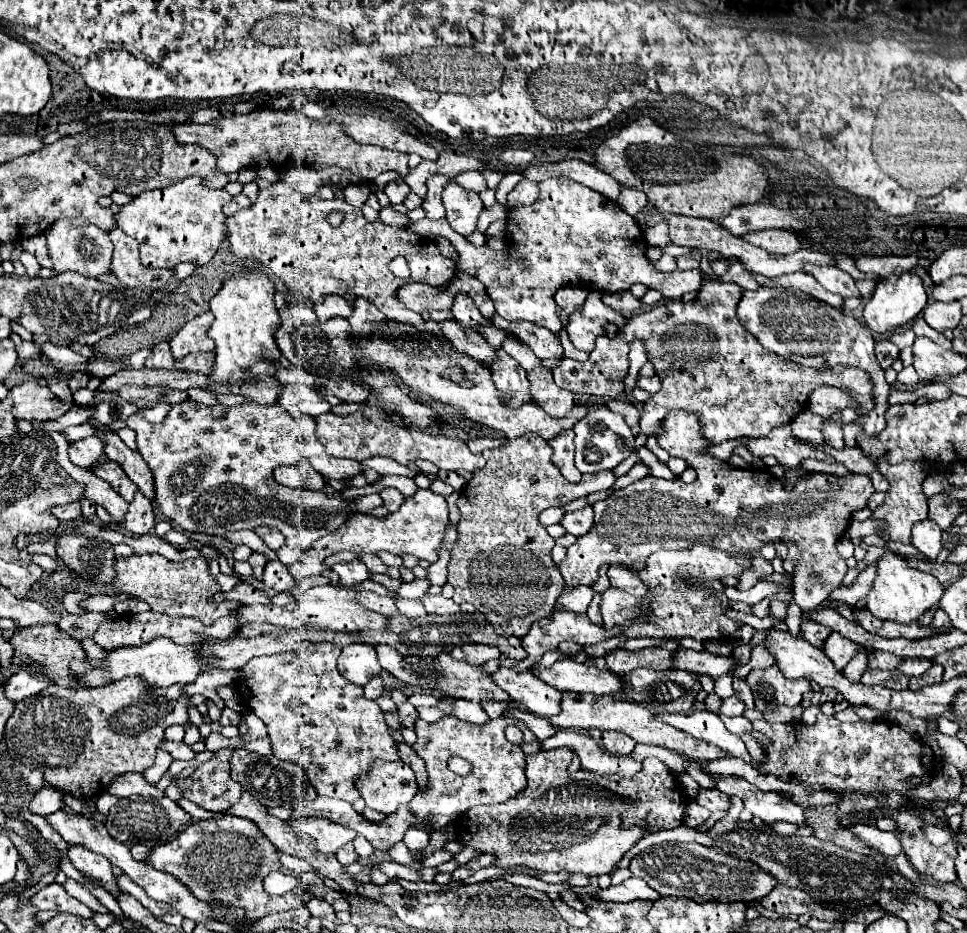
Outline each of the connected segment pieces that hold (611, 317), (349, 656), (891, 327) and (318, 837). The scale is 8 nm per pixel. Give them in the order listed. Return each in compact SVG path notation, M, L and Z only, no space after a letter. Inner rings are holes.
M589 291L585 303L569 315L569 321L565 325L571 343L577 349L587 351L587 353L591 353L595 349L595 339L599 335L603 335L603 325L607 321L615 323L619 327L623 327L627 323L627 317L623 317L621 313L615 313L611 307L607 307L601 301L601 295L603 293L599 293L599 291Z
M353 643L342 649L337 660L338 670L351 683L365 685L369 679L381 673L381 665L377 661L377 653L373 645Z
M915 271L893 273L891 277L885 277L877 283L875 293L871 295L869 303L865 305L863 321L877 333L889 333L889 331L895 331L897 327L905 325L907 321L915 319L923 311L925 303L927 303L927 293L923 287L923 279Z
M298 817L291 821L291 825L295 827L295 831L313 835L317 850L325 855L336 853L345 843L357 837L357 833L350 827L321 817Z

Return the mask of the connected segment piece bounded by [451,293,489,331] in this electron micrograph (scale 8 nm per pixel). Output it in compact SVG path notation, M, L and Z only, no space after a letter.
M459 293L459 295L457 295L457 299L455 299L453 307L451 307L451 313L453 313L453 317L461 323L461 327L463 327L465 331L477 331L477 325L479 325L479 323L483 323L483 325L489 323L489 321L477 311L475 303L471 301L471 297L465 293Z

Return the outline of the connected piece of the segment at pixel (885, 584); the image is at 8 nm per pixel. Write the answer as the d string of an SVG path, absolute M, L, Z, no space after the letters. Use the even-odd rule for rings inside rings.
M889 553L877 563L877 577L873 581L867 607L871 615L877 619L895 621L895 623L913 623L919 621L941 599L943 591L945 587L933 575L913 569L905 565L905 559L901 555Z

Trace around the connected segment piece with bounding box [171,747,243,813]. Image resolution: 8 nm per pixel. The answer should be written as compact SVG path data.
M231 747L219 749L189 777L177 779L171 775L171 781L177 783L185 799L193 801L195 805L207 811L223 813L227 807L235 805L235 801L239 801L239 795L243 793L243 787L239 787L239 783L235 783L229 775L231 753Z

